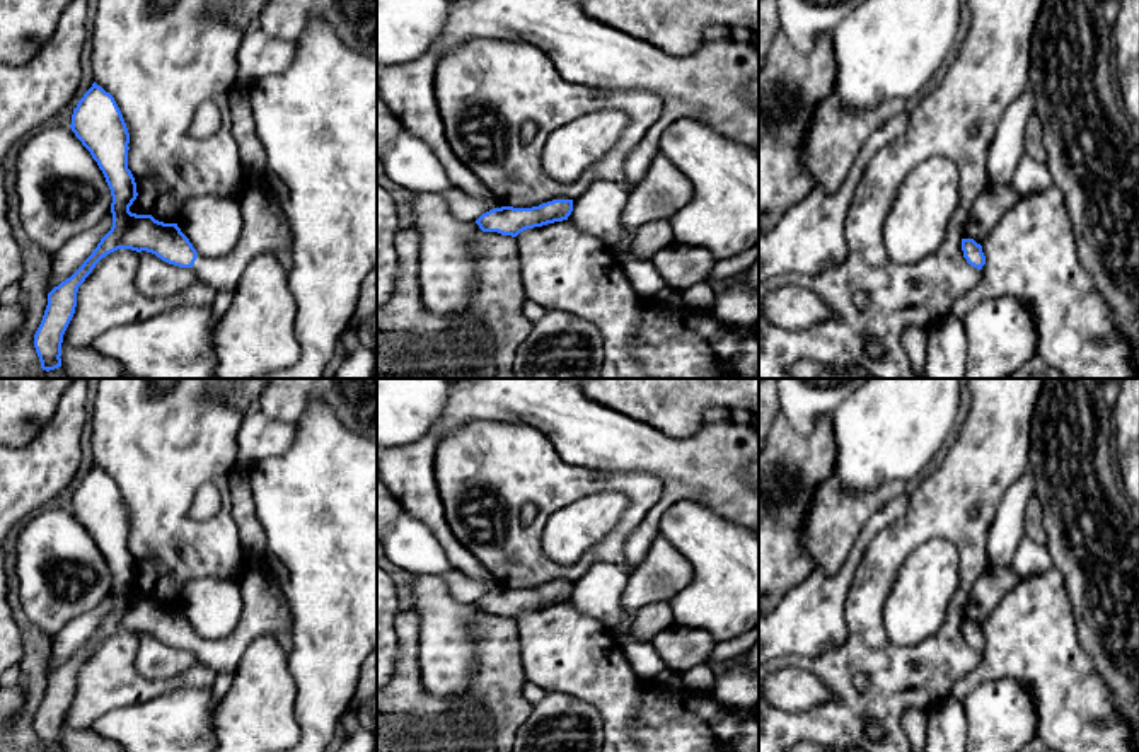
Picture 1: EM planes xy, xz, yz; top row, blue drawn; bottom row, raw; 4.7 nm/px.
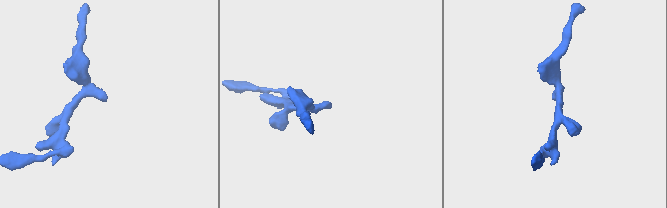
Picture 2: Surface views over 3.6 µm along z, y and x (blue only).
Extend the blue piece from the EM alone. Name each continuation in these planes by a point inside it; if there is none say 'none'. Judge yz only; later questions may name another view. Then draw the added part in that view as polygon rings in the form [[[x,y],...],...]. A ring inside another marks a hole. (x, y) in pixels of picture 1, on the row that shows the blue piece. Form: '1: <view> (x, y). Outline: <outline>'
none

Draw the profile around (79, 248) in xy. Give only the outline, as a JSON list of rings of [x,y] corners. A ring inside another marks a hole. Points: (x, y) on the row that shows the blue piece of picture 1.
[[[113,213],[106,215],[94,228],[73,235],[58,252],[53,254],[48,293],[84,264],[111,227]]]

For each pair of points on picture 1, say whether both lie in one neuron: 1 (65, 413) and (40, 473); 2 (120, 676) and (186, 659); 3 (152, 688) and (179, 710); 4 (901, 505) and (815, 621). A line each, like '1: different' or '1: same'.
1: same
2: different
3: different
4: same

